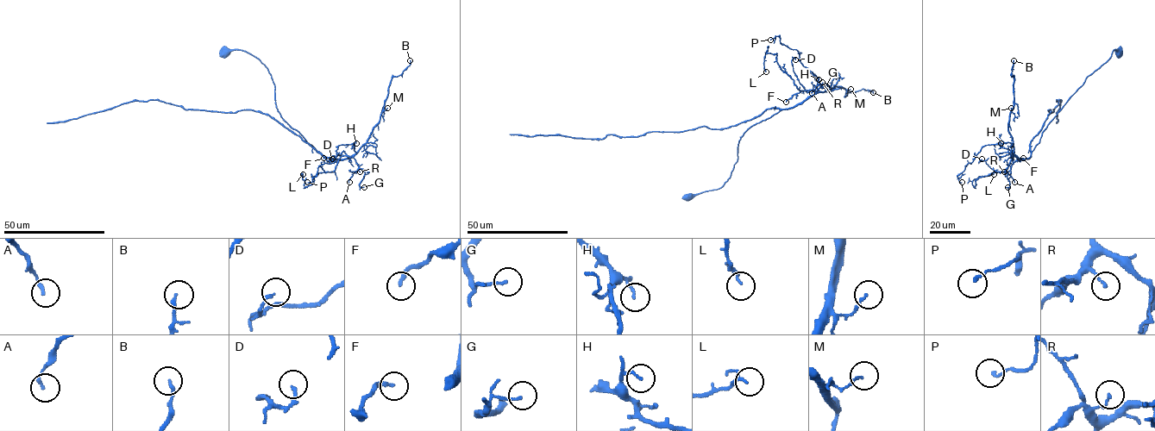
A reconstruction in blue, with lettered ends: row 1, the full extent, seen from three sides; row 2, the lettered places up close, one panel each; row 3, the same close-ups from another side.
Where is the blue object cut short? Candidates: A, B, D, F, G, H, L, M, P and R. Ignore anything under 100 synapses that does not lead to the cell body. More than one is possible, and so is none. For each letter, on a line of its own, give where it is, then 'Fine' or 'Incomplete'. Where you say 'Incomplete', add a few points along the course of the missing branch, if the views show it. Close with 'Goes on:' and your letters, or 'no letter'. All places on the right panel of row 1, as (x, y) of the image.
A: Place: (1014, 182). Fine
B: Place: (1013, 60). Fine
D: Place: (982, 159). Fine
F: Place: (1023, 158). Fine
G: Place: (1007, 187). Fine
H: Place: (1001, 143). Fine
L: Place: (994, 174). Fine
M: Place: (1011, 108). Fine
P: Place: (962, 182). Fine
R: Place: (1004, 171). Fine
Goes on: no letter

